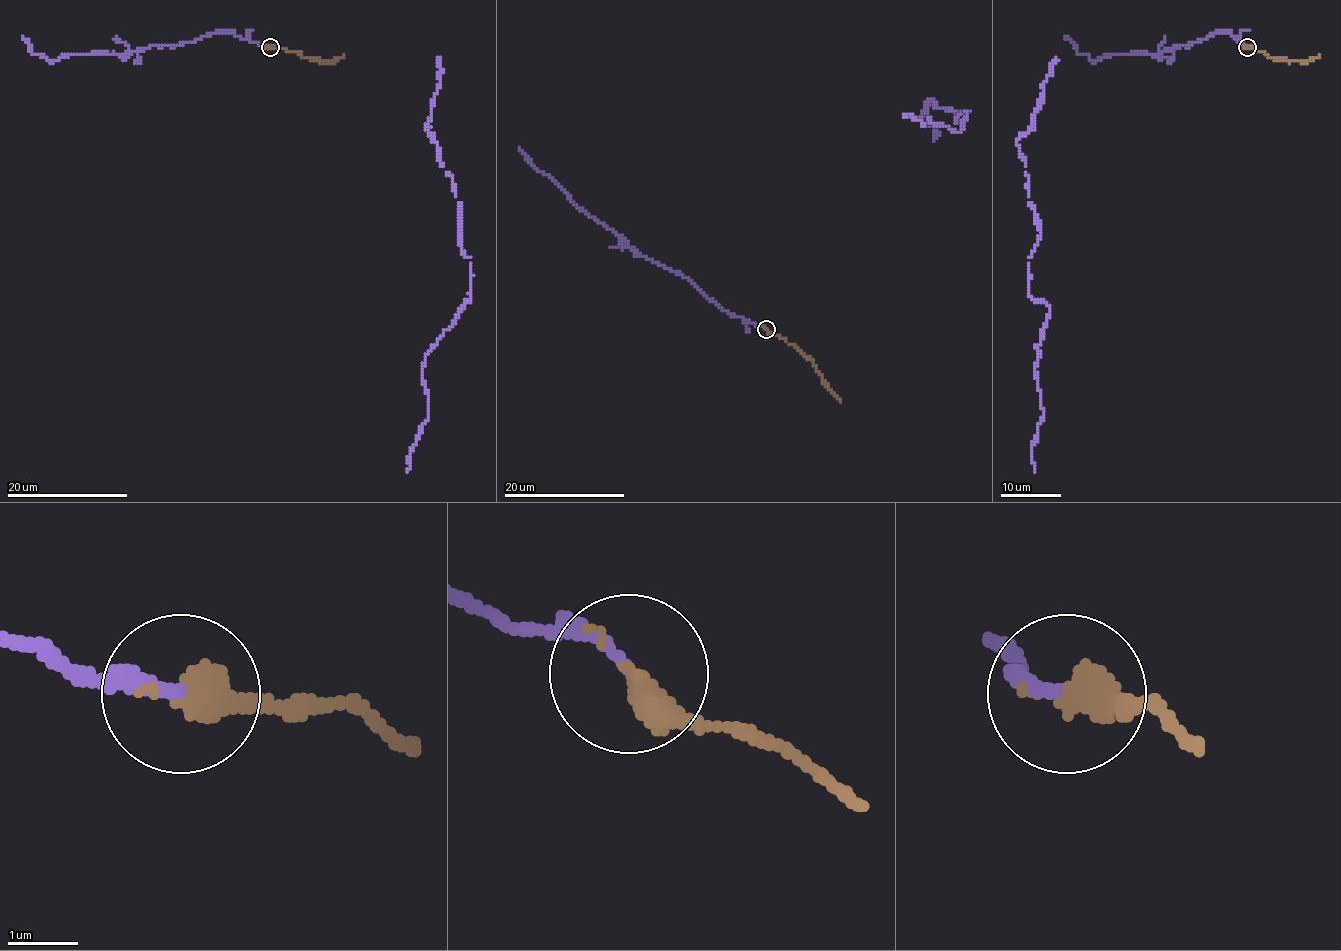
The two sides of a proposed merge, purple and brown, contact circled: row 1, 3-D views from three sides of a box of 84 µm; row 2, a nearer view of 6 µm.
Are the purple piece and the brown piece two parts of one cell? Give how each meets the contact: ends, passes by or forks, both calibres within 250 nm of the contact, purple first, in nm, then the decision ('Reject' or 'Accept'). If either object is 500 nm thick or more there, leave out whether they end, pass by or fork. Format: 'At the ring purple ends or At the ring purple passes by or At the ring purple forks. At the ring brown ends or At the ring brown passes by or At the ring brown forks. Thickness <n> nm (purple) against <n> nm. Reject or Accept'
At the ring purple ends. At the ring brown ends. Thickness 180 nm (purple) against 460 nm. Accept

